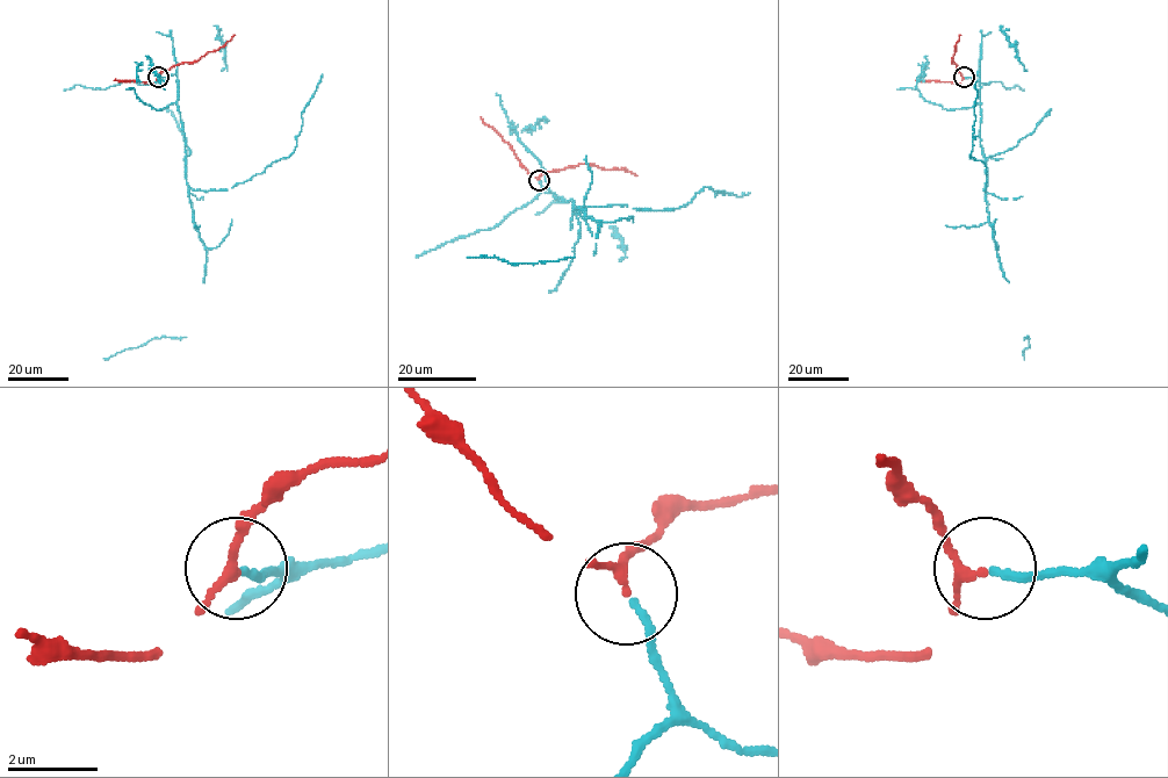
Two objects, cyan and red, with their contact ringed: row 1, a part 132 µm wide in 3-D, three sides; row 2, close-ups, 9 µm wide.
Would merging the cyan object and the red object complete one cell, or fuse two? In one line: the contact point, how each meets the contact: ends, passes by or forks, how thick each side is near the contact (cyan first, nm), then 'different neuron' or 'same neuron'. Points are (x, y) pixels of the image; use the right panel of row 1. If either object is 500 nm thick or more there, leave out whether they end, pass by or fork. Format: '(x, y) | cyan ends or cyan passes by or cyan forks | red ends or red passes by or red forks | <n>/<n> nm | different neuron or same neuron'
(964, 77) | cyan ends | red passes by | 170/160 nm | same neuron

